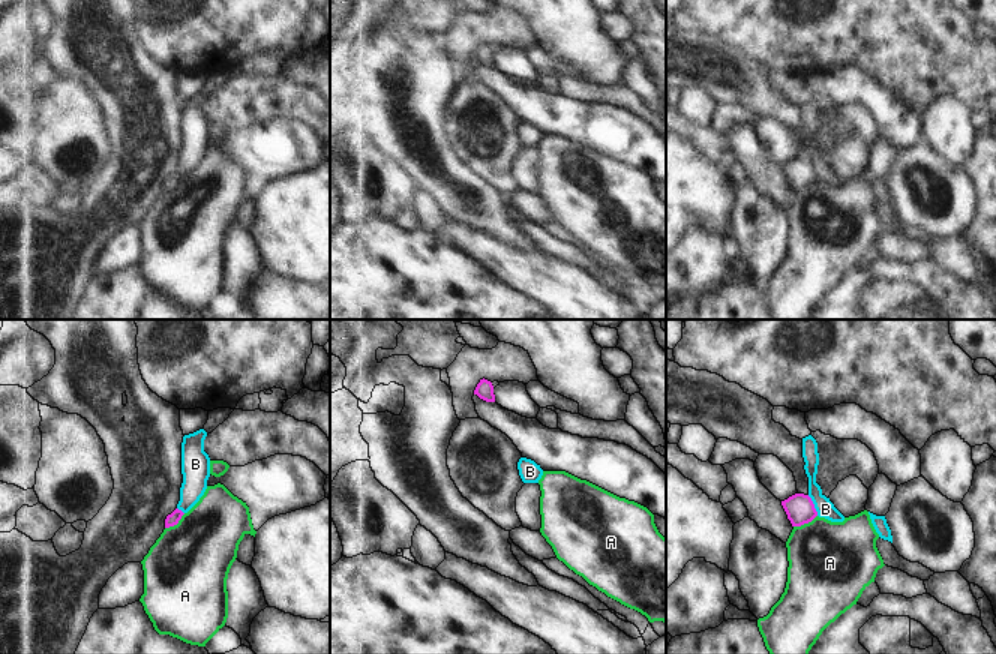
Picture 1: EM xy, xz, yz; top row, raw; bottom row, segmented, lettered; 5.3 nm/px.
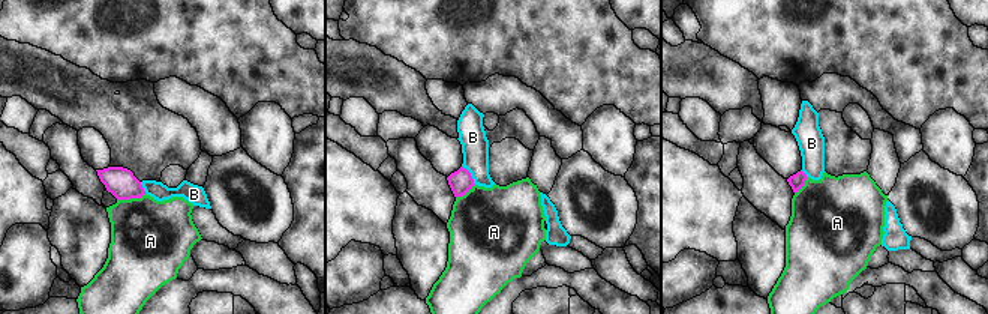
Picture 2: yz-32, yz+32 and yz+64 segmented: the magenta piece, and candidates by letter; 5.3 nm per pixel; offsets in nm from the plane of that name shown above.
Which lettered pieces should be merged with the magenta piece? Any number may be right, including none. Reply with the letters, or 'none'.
none

